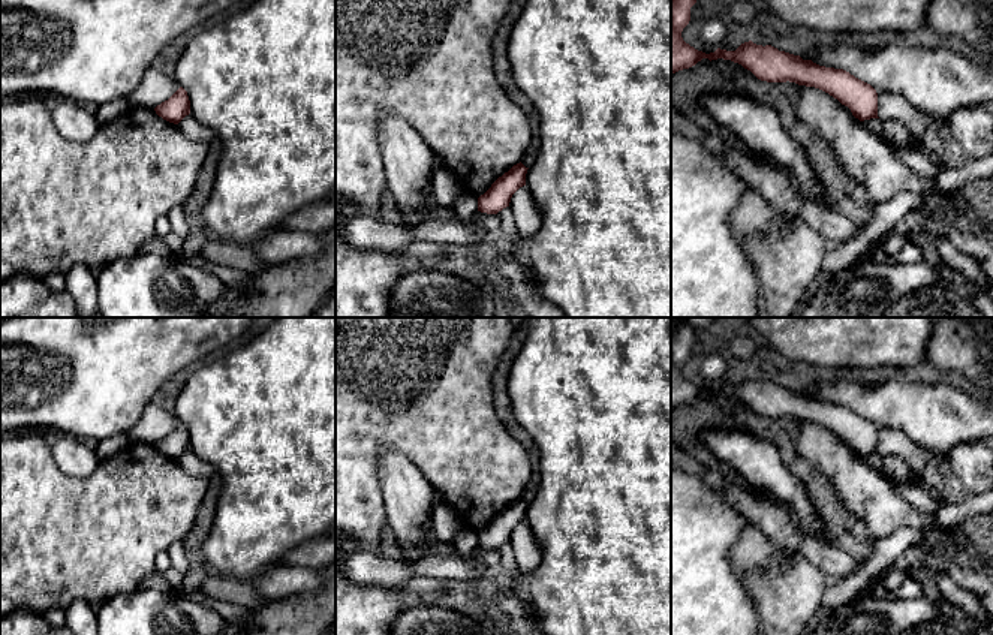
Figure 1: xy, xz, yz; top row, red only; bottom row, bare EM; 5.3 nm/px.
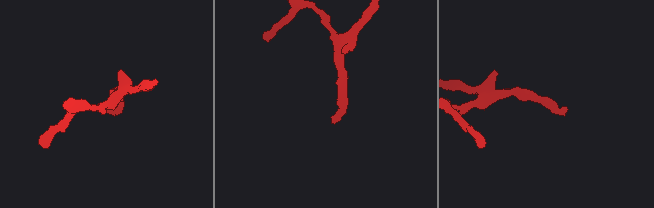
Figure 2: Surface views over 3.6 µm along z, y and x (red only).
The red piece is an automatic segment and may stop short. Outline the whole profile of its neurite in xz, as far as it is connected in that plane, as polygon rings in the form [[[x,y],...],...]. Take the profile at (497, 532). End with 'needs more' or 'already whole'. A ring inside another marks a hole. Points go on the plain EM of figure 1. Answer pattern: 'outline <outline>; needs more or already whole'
outline [[[521,497],[499,512],[491,523],[478,533],[478,547],[497,550],[509,542],[512,530],[526,521],[527,505]]]; already whole

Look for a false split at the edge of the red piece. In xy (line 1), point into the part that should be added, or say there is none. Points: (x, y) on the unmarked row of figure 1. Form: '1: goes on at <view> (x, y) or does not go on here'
1: does not go on here

